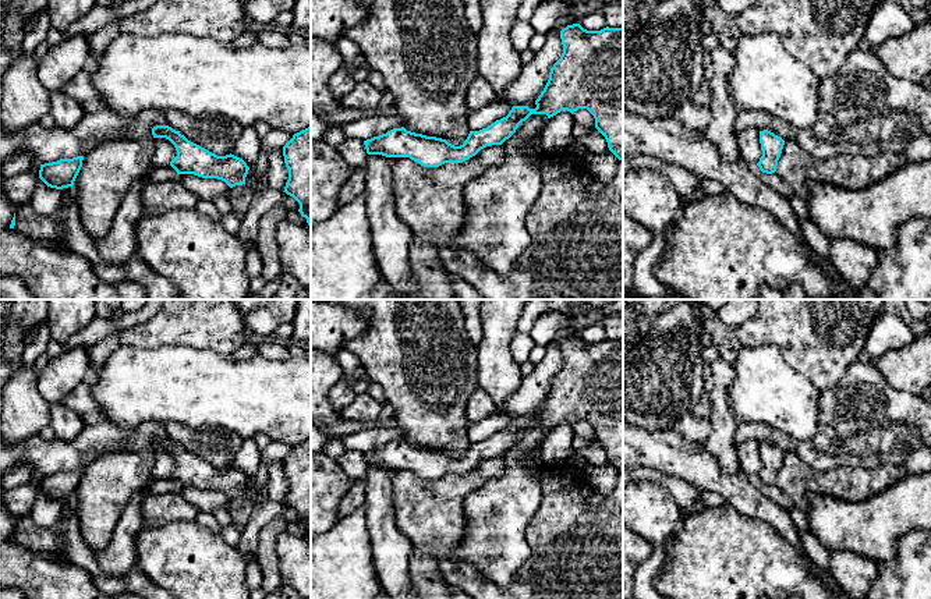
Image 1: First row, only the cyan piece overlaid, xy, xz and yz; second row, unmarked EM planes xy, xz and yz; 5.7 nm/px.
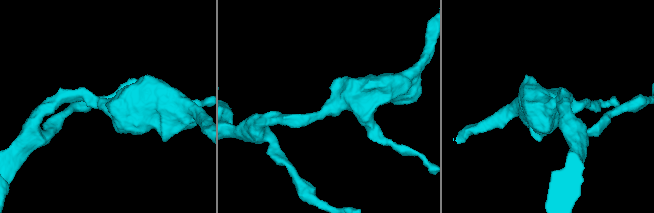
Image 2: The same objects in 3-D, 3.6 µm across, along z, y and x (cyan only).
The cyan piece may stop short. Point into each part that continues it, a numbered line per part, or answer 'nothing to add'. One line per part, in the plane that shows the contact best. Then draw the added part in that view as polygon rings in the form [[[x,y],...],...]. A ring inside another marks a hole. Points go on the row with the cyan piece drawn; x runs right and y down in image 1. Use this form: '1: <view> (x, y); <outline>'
nothing to add

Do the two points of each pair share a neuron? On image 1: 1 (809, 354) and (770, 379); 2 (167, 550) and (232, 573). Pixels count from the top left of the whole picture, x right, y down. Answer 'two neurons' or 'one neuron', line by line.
1: two neurons
2: one neuron

